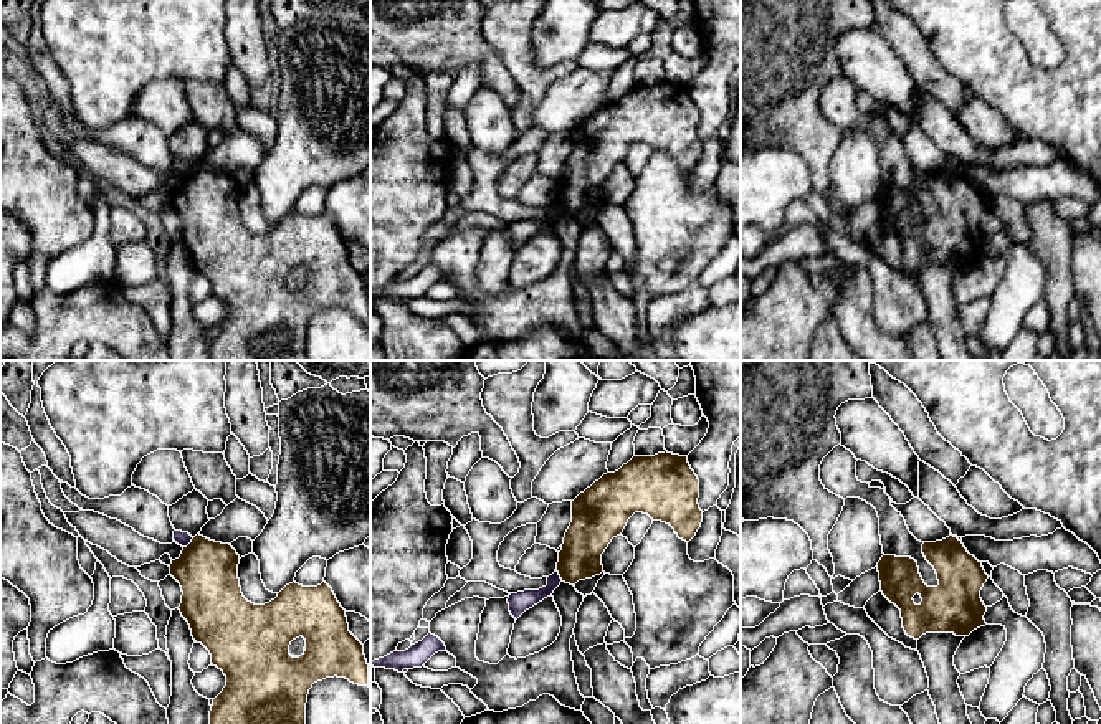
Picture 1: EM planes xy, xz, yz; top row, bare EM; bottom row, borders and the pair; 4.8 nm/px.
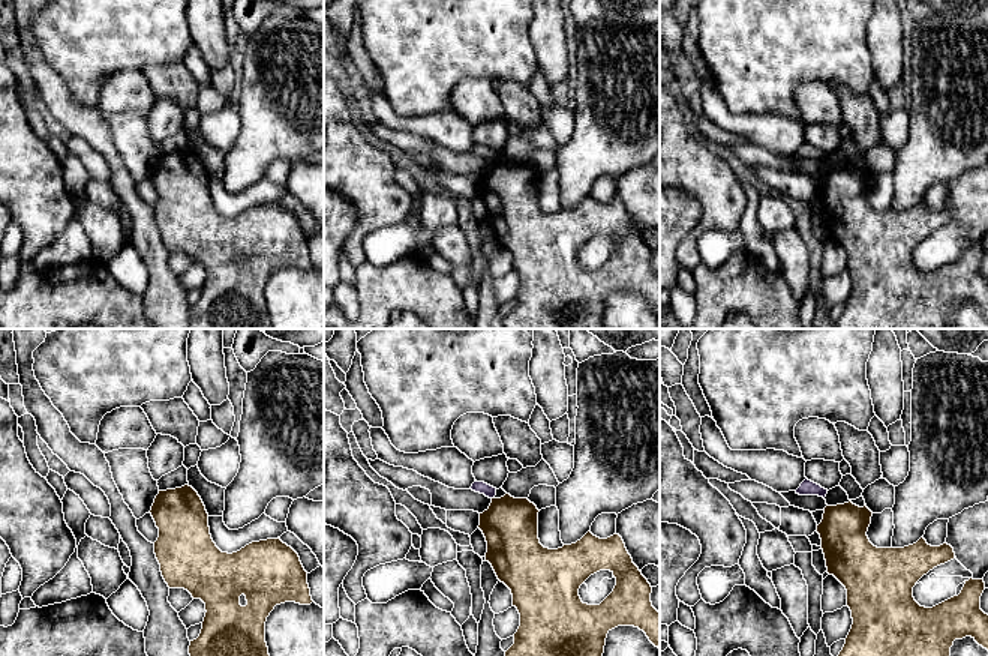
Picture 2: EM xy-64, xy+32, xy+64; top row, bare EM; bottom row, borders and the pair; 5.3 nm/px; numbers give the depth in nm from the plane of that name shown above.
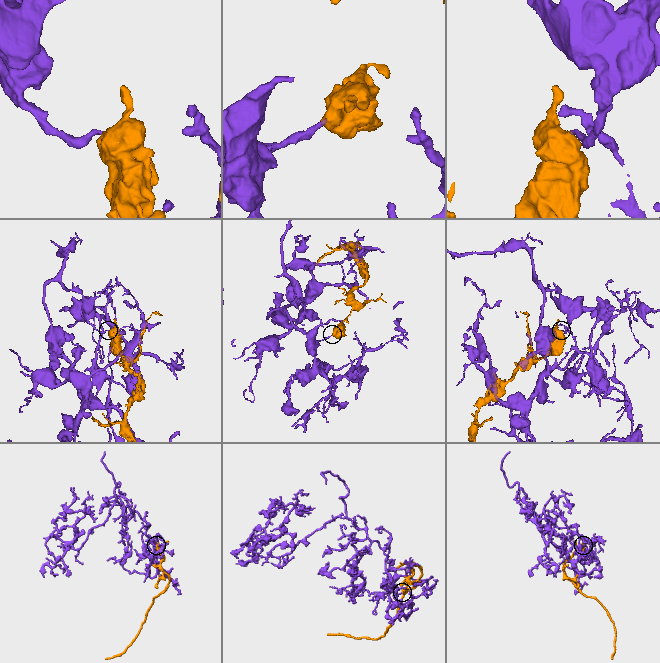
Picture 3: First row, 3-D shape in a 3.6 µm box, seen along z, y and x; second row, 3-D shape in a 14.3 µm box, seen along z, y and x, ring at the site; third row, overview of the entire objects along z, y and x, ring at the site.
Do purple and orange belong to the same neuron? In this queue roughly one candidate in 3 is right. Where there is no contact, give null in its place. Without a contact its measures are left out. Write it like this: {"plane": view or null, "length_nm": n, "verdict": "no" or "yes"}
{"plane": "xy", "length_nm": 80, "verdict": "no"}

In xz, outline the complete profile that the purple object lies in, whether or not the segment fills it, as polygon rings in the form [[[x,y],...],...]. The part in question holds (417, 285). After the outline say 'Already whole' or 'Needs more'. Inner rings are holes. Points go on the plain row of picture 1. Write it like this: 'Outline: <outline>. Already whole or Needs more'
Outline: [[[428,263],[422,271],[412,274],[405,281],[393,281],[384,288],[370,291],[374,298],[395,299],[402,302],[403,299],[422,298],[425,293],[438,281],[446,281],[445,273]]]. Already whole

